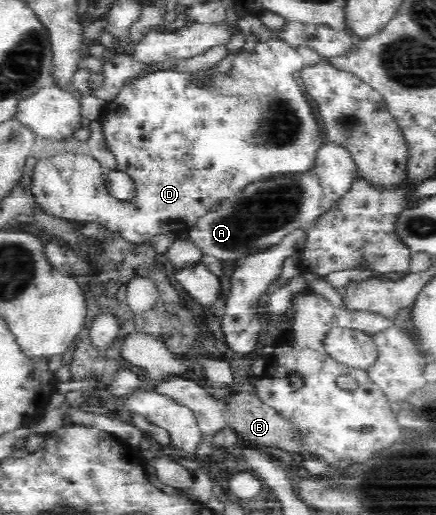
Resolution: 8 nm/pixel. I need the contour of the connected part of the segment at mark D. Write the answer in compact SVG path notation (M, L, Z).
M280 41L274 43L263 43L257 45L256 54L242 54L235 56L233 68L228 74L217 74L214 80L208 84L208 88L200 88L192 83L190 72L178 73L174 70L157 70L150 72L144 78L136 78L123 86L120 92L106 103L102 111L100 120L102 121L102 133L109 151L115 156L117 171L127 174L135 183L136 191L134 200L122 202L114 200L108 192L105 180L105 171L88 154L62 154L60 156L37 161L33 169L32 188L34 195L37 196L38 203L42 205L42 210L52 216L62 217L66 220L80 221L83 224L97 220L104 224L108 230L120 232L124 238L131 242L138 243L149 241L154 236L161 234L174 233L176 235L186 232L205 212L212 210L222 199L235 195L250 183L269 181L276 178L292 178L293 176L308 175L317 166L318 152L324 146L324 136L320 130L320 122L314 114L312 104L308 102L308 96L302 92L300 84L296 82L296 74L304 67L312 66L321 59L314 51L309 48L292 48Z

